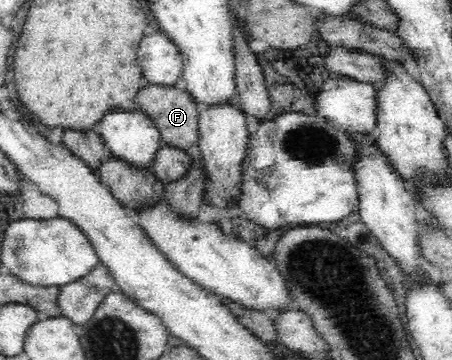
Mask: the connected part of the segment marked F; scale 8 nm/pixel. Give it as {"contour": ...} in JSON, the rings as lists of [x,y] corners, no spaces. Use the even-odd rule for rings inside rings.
{"contour":[[[146,83],[137,91],[135,102],[136,108],[145,112],[145,115],[156,124],[163,143],[191,151],[192,146],[198,142],[201,108],[184,88],[180,88],[177,84]]]}

